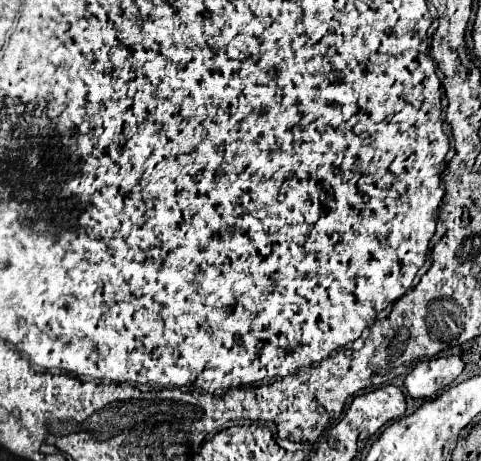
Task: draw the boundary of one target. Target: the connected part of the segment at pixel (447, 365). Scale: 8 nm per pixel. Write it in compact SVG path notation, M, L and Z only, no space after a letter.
M438 357L420 361L406 377L404 387L414 399L434 397L438 391L448 387L464 369L460 357Z

